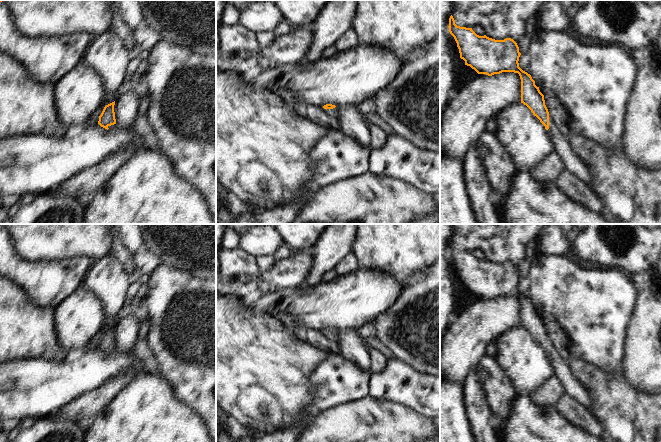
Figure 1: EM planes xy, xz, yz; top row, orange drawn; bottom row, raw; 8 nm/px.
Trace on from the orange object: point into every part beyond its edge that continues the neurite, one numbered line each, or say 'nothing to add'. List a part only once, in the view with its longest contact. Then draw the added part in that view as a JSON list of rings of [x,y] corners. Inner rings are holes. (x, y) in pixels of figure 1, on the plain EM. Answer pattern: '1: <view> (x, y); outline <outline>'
1: xz (334, 336); outline [[[332,327],[332,329],[335,329],[336,331],[333,333],[324,333],[323,330],[321,330],[321,332],[326,338],[330,339],[334,343],[337,343],[339,340],[339,330],[334,327]]]

